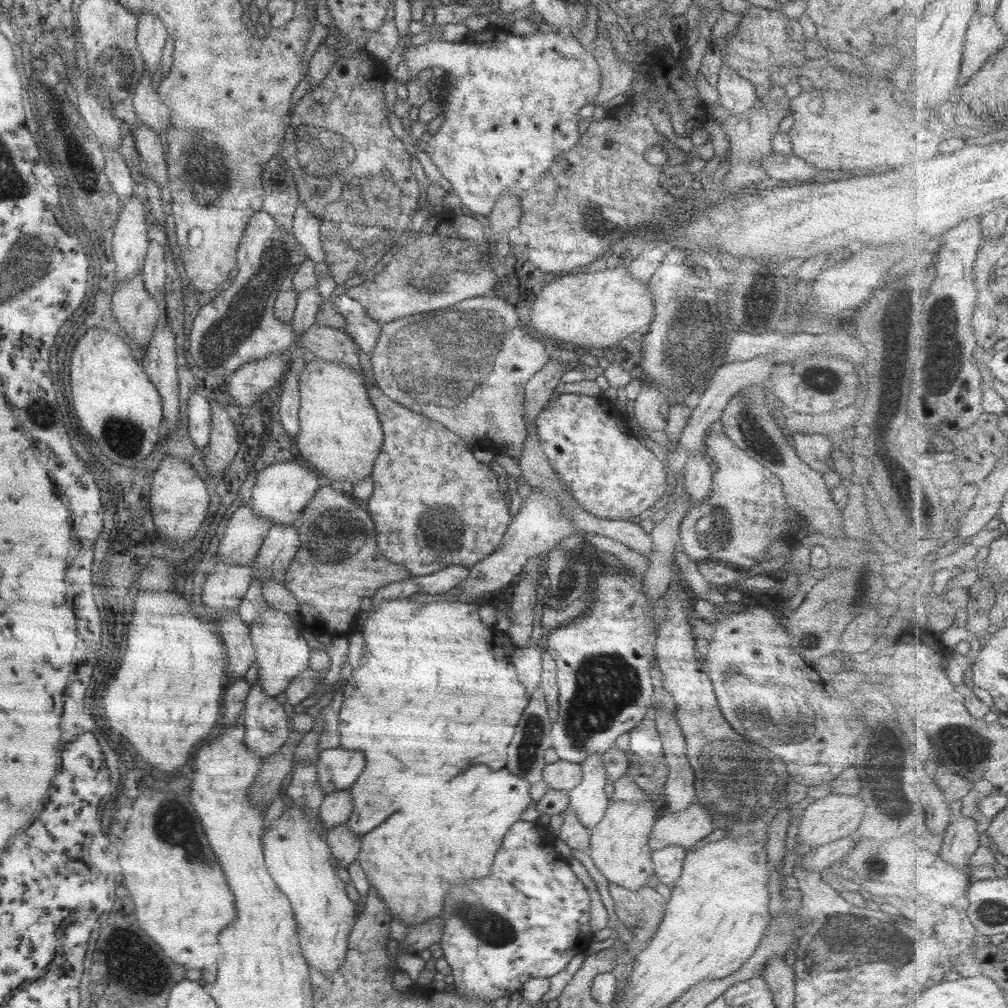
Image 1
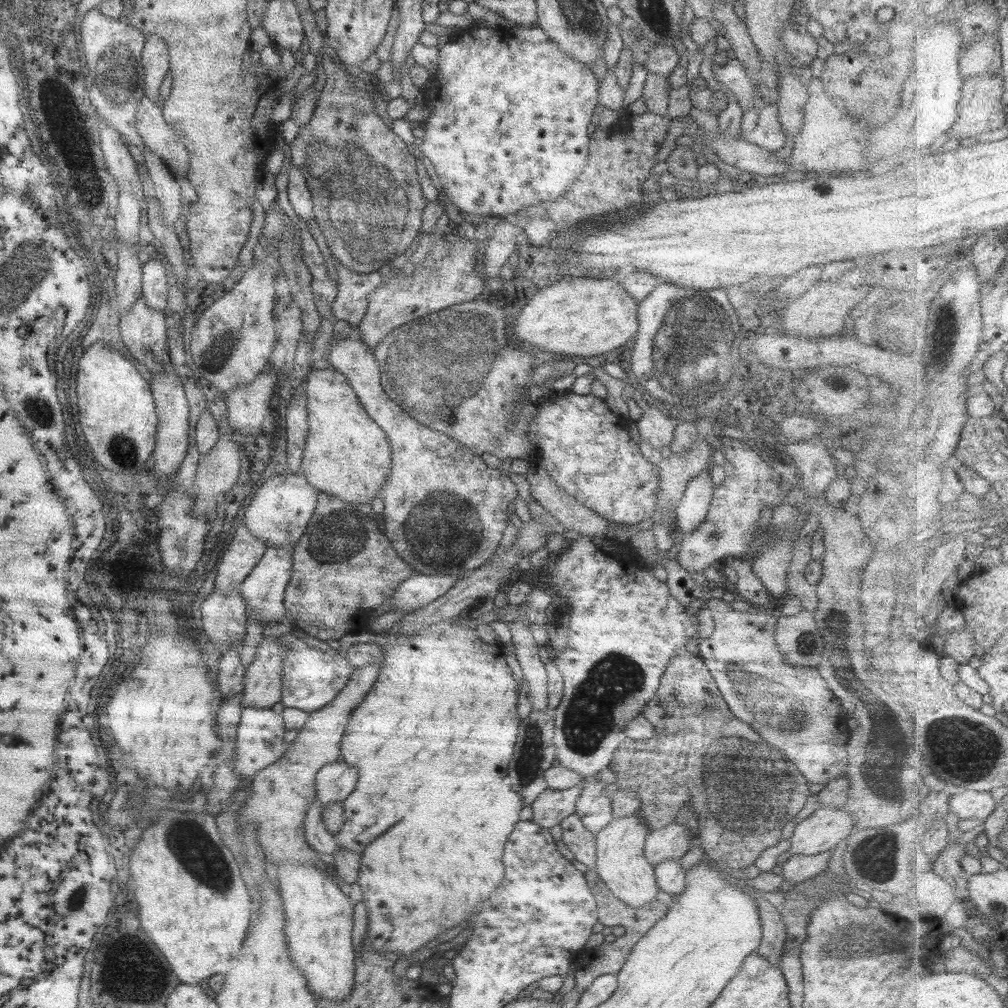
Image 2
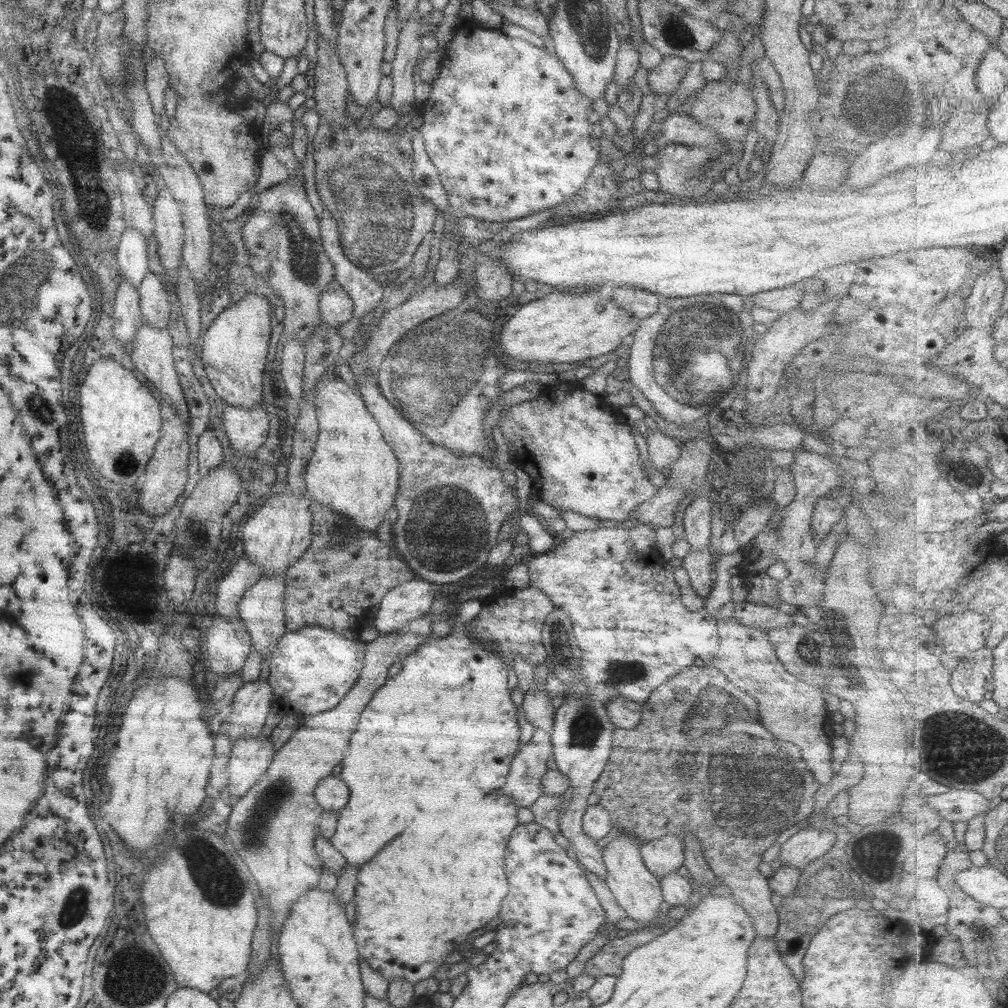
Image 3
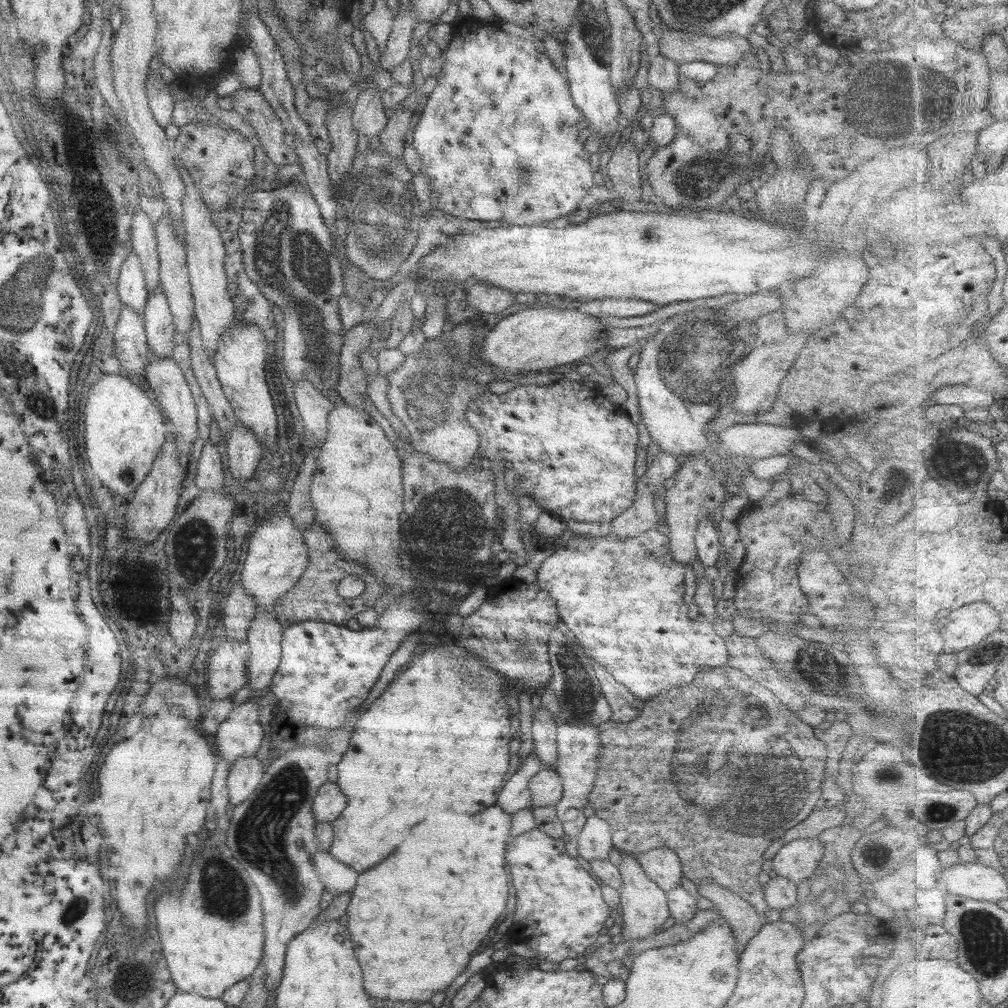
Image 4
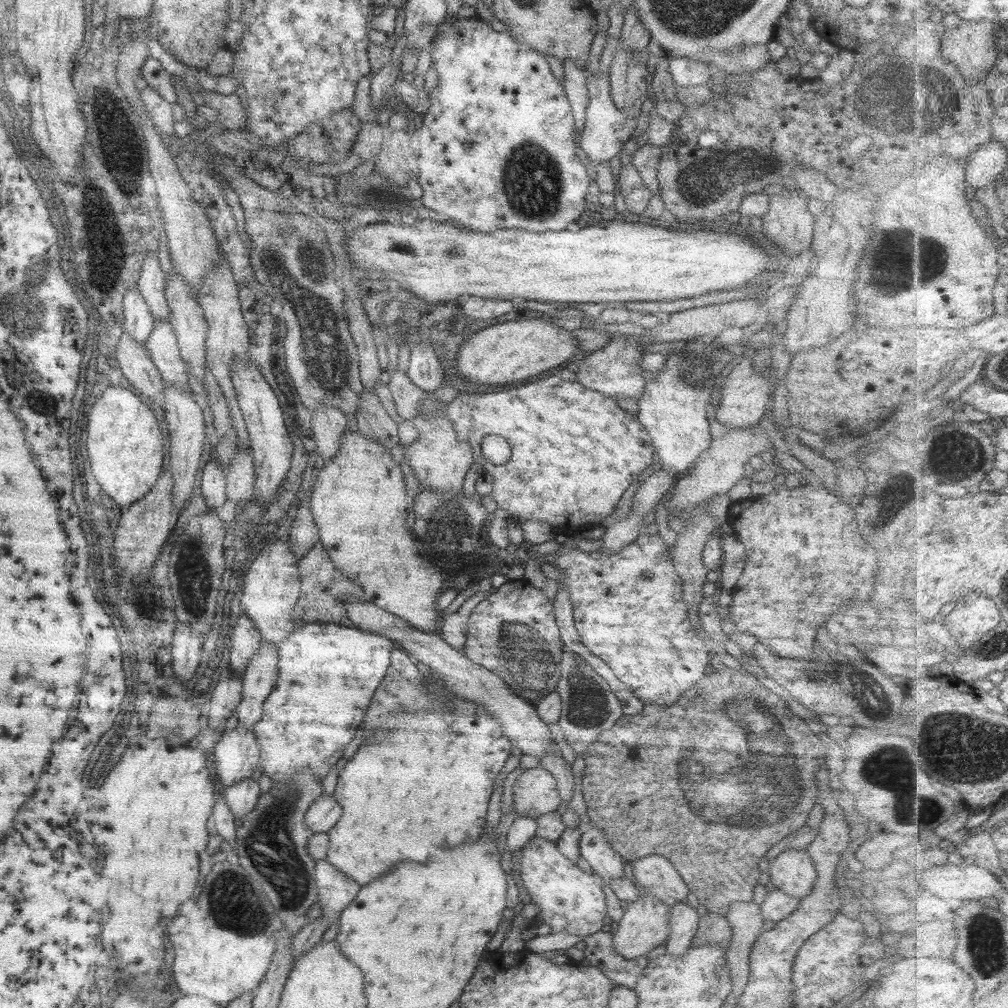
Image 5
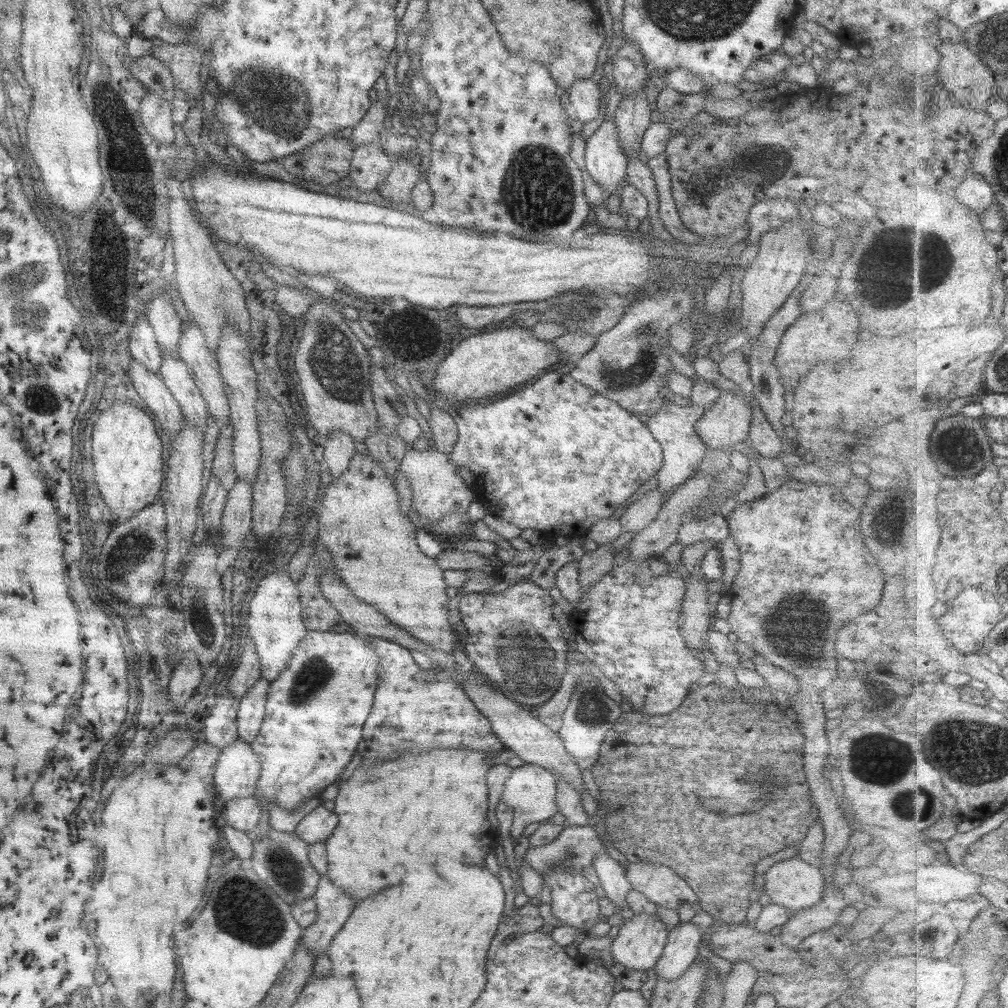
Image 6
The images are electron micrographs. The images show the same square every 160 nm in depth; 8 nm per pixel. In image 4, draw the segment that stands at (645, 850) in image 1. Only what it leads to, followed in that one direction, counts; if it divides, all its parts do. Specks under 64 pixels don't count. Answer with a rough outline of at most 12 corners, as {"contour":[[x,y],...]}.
{"contour":[[621,853],[617,890],[623,923],[631,945],[668,917],[666,894],[633,855]]}

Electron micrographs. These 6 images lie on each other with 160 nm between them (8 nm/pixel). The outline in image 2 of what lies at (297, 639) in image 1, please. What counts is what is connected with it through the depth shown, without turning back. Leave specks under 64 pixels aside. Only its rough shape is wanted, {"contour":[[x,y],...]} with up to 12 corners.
{"contour":[[263,638],[244,669],[242,708],[279,702],[286,646]]}

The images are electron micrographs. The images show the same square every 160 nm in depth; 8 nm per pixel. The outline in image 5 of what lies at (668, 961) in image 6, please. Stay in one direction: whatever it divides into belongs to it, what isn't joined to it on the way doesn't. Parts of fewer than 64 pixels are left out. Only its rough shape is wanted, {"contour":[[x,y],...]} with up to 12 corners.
{"contour":[[684,902],[670,908],[665,952],[683,956],[698,927],[696,910]]}

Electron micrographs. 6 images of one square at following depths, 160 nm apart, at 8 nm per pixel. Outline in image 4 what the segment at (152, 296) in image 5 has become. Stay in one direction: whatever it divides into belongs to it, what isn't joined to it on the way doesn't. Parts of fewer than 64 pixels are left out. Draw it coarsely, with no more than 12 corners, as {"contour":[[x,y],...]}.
{"contour":[[138,208],[130,222],[148,296],[160,287],[156,238]]}

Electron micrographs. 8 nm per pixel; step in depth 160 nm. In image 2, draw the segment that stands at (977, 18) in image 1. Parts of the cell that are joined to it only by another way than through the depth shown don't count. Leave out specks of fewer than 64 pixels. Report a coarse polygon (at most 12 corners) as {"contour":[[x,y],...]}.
{"contour":[[989,34],[967,46],[962,78],[992,74],[1002,62],[1001,44]]}

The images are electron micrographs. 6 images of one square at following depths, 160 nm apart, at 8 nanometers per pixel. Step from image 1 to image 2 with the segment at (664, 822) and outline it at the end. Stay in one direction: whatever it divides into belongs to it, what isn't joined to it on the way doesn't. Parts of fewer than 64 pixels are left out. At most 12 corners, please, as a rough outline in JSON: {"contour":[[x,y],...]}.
{"contour":[[685,826],[649,831],[645,860],[653,867],[677,860],[691,844]]}

